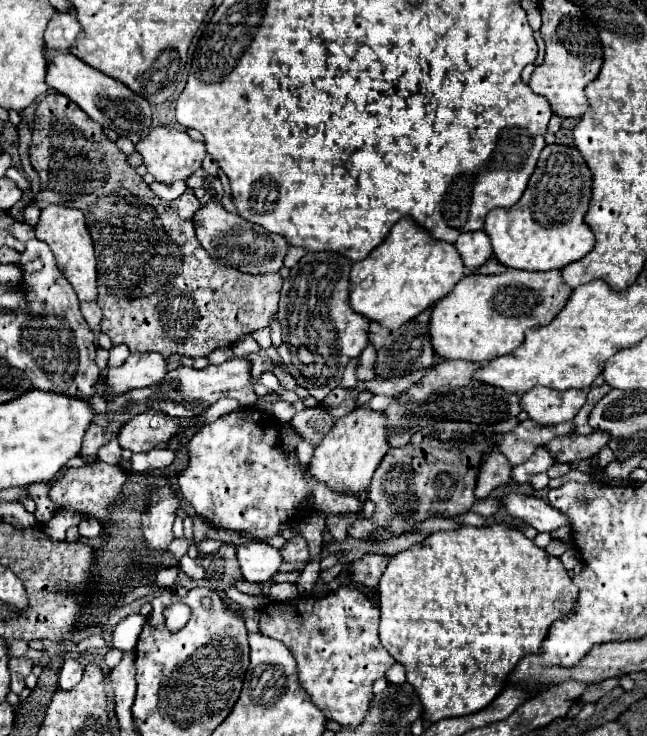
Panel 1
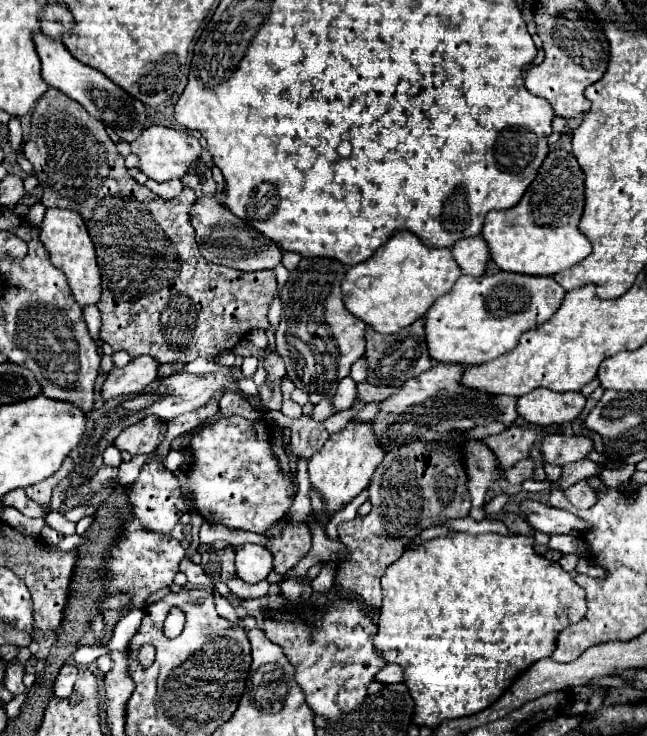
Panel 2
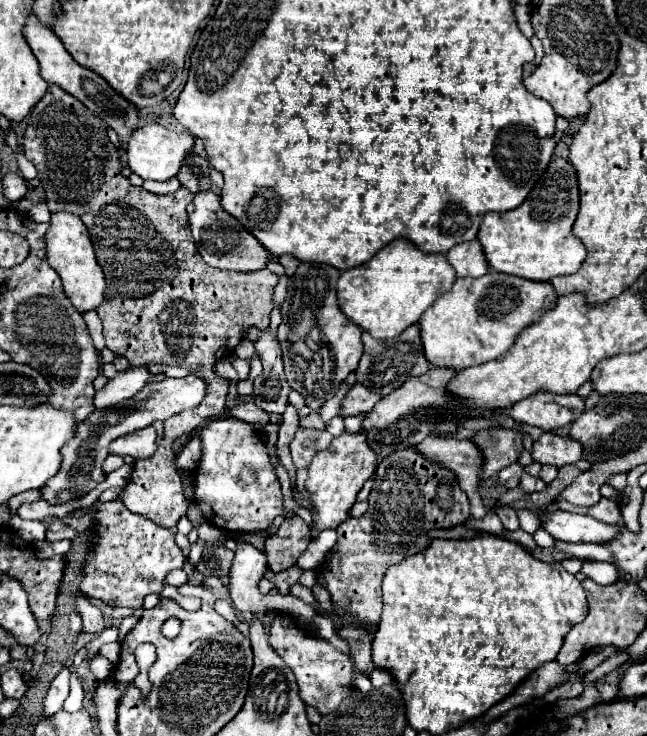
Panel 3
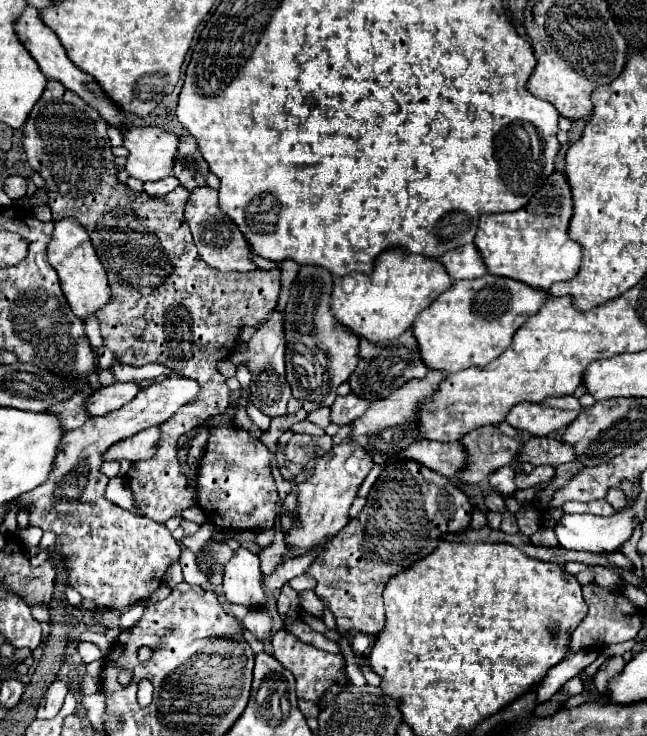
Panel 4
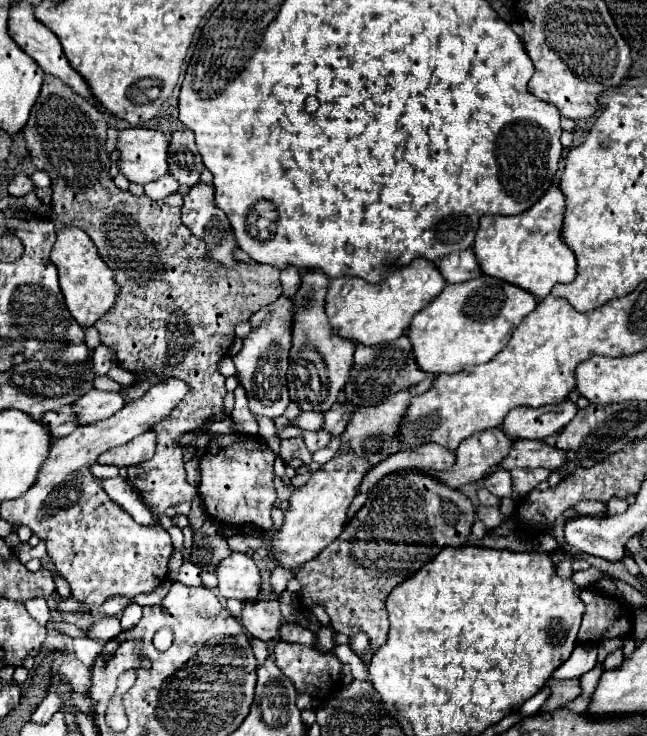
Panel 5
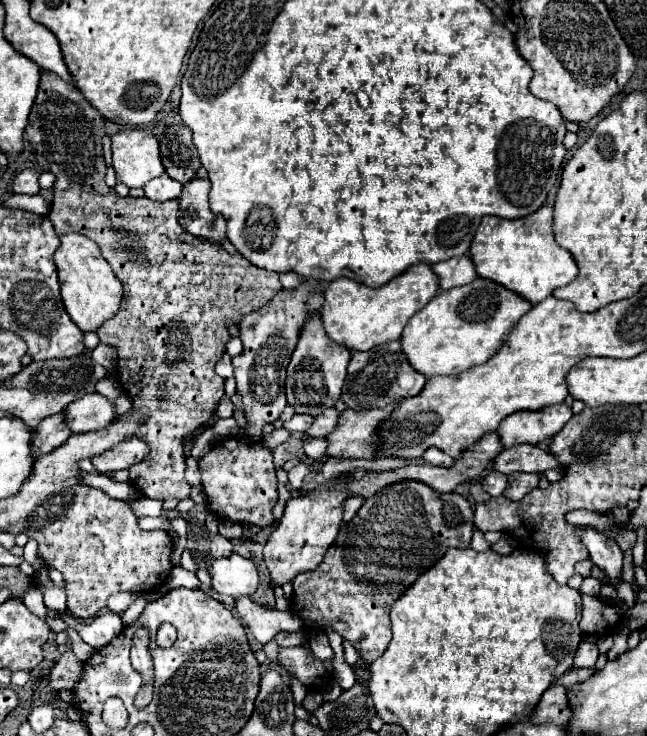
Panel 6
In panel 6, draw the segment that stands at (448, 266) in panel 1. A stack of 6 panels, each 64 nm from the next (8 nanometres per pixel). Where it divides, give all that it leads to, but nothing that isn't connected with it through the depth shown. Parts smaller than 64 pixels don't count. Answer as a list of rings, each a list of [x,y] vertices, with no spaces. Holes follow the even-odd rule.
[[[414,264],[380,288],[368,288],[356,280],[338,278],[332,280],[324,290],[324,306],[320,316],[332,340],[350,350],[370,350],[378,344],[398,340],[408,320],[422,310],[438,290],[438,276],[428,264]]]

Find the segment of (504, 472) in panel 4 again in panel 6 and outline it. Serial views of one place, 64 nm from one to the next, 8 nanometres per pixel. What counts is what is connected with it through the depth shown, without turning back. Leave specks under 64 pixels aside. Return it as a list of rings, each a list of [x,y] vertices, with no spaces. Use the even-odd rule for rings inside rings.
[[[490,470],[482,482],[484,482],[484,488],[490,496],[502,496],[504,490],[508,488],[508,476],[500,474],[496,470]]]

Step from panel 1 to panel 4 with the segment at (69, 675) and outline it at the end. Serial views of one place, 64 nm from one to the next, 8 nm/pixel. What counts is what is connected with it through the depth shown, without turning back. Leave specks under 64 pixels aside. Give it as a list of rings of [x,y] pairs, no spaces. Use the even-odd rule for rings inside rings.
[[[56,678],[56,680],[48,686],[48,692],[46,692],[46,696],[42,698],[42,702],[40,702],[38,718],[54,718],[54,716],[60,712],[66,694],[68,694],[68,684]]]

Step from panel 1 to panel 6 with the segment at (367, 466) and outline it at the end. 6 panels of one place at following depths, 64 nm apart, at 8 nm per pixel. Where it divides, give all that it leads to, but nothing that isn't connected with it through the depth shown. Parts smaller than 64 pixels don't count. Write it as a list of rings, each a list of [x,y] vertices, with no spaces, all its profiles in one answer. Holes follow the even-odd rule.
[[[344,474],[332,476],[330,480],[320,482],[314,490],[300,498],[292,498],[286,504],[284,516],[274,528],[272,536],[268,538],[264,546],[264,562],[268,564],[268,570],[272,574],[272,584],[284,584],[294,580],[298,572],[312,570],[316,564],[320,564],[324,552],[332,546],[336,540],[342,516],[344,516],[344,502],[352,494],[348,492],[348,482],[344,482]]]

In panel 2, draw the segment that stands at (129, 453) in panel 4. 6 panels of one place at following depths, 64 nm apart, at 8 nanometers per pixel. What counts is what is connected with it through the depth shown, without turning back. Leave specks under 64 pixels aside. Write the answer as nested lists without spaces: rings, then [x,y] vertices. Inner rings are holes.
[[[146,416],[130,428],[124,428],[120,436],[114,440],[114,446],[118,450],[128,450],[132,456],[150,454],[162,442],[166,434],[166,424],[168,422],[162,422],[156,416]]]

